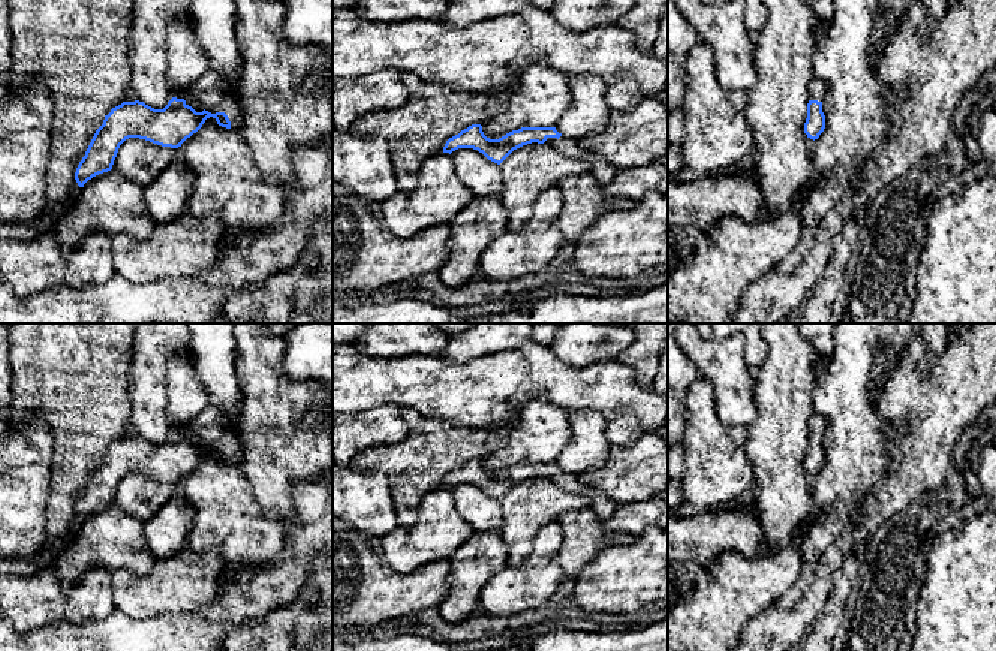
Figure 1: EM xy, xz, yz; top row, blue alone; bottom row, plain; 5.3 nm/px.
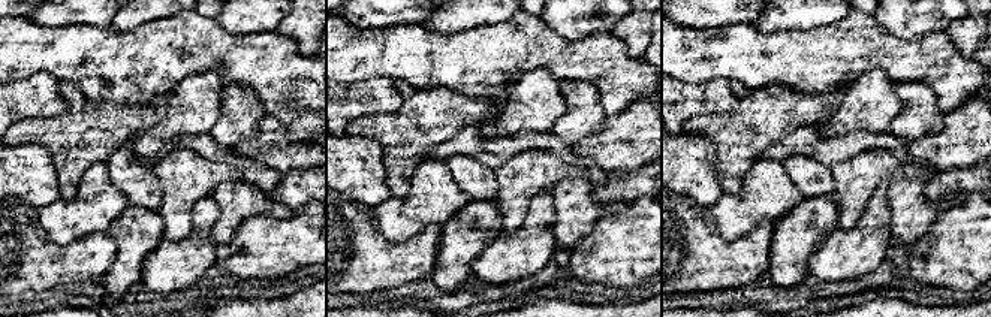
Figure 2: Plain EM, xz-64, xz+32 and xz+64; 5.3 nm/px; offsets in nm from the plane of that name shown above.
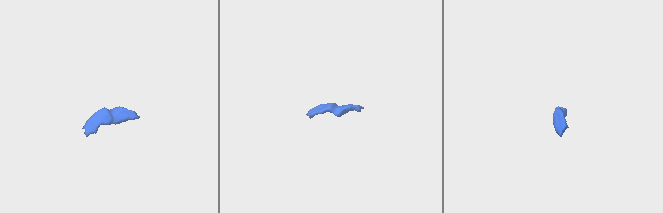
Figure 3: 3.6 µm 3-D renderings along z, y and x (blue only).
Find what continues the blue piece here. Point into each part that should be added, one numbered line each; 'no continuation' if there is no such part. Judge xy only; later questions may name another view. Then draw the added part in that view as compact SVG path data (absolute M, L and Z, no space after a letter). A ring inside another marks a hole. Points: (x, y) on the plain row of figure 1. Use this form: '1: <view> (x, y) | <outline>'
1: xy (210, 427) | M208 404L190 422L189 428L205 446L225 447L231 456L231 465L243 461L243 443L235 425L228 424L220 409Z
2: xy (20, 566) | M73 518L73 522L70 525L69 534L63 539L60 546L49 548L48 545L39 551L31 558L22 558L22 557L0 557L0 570L3 573L18 575L18 576L30 576L40 570L42 567L48 566L57 554L75 537L75 534L79 531L81 524L78 518Z

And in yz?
1: yz (818, 422) | M815 412L809 419L810 435L824 437L825 430L827 430L827 418Z

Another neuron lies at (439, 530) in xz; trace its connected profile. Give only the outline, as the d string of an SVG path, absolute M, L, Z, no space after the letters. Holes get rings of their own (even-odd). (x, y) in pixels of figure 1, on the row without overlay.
M449 488L428 492L412 527L398 525L379 539L385 561L401 575L439 558L449 558L475 533L458 513Z

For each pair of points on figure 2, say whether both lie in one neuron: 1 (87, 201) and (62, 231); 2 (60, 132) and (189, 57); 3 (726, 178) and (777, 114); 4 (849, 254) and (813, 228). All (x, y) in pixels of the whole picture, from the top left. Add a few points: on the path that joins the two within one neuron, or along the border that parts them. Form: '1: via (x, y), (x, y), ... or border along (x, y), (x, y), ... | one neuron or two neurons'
1: via (84, 208), (69, 223) | one neuron
2: border along (78, 87), (93, 100), (145, 103) | two neurons
3: via (732, 162), (761, 130) | one neuron
4: border along (837, 226), (809, 259), (807, 266) | two neurons

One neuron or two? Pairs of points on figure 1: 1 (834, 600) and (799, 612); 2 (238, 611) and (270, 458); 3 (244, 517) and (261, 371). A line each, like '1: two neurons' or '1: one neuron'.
1: two neurons
2: two neurons
3: two neurons

